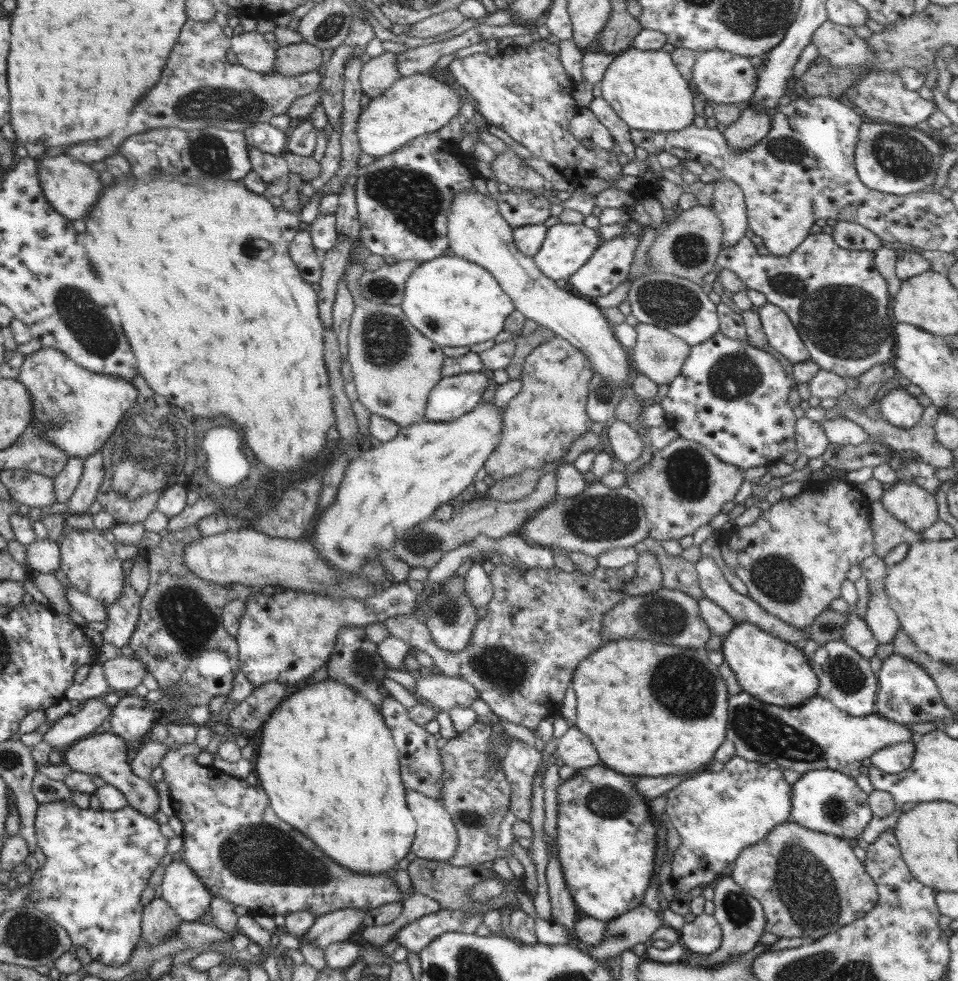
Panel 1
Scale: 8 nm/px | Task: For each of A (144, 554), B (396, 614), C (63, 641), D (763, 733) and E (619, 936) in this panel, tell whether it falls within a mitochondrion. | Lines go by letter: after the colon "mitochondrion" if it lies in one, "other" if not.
A: other
B: other
C: other
D: mitochondrion
E: mitochondrion

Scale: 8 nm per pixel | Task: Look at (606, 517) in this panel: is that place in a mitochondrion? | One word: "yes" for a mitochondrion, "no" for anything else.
yes

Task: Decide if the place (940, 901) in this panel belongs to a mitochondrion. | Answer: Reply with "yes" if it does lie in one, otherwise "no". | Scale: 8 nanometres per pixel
no

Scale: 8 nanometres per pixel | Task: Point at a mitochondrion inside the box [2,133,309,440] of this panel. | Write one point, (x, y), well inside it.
(87, 322)

